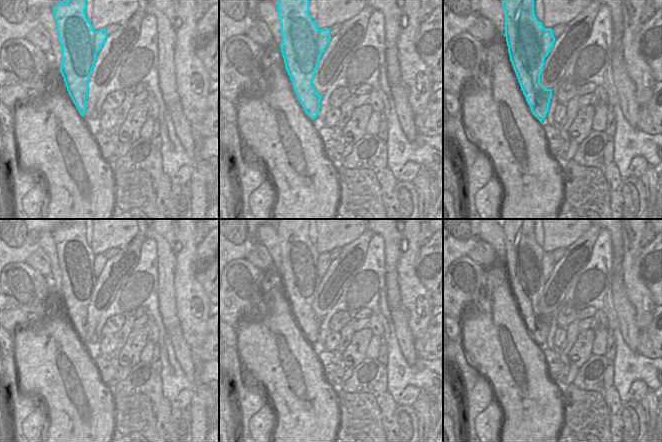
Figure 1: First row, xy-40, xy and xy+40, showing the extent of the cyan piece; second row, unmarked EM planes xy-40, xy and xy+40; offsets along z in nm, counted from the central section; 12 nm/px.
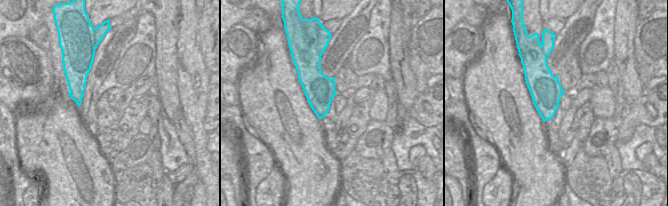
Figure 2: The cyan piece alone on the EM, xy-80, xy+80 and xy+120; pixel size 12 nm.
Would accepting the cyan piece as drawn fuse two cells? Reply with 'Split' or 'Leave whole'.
Split.

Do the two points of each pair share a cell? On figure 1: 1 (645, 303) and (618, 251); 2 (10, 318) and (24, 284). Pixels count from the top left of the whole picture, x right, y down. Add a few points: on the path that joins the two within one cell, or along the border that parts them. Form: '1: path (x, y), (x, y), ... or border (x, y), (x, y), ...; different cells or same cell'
1: border (624, 248), (622, 257); different cells
2: path (10, 310), (19, 301), (21, 292); same cell

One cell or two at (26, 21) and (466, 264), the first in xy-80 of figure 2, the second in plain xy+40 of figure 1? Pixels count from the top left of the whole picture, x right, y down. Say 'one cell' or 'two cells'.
two cells

